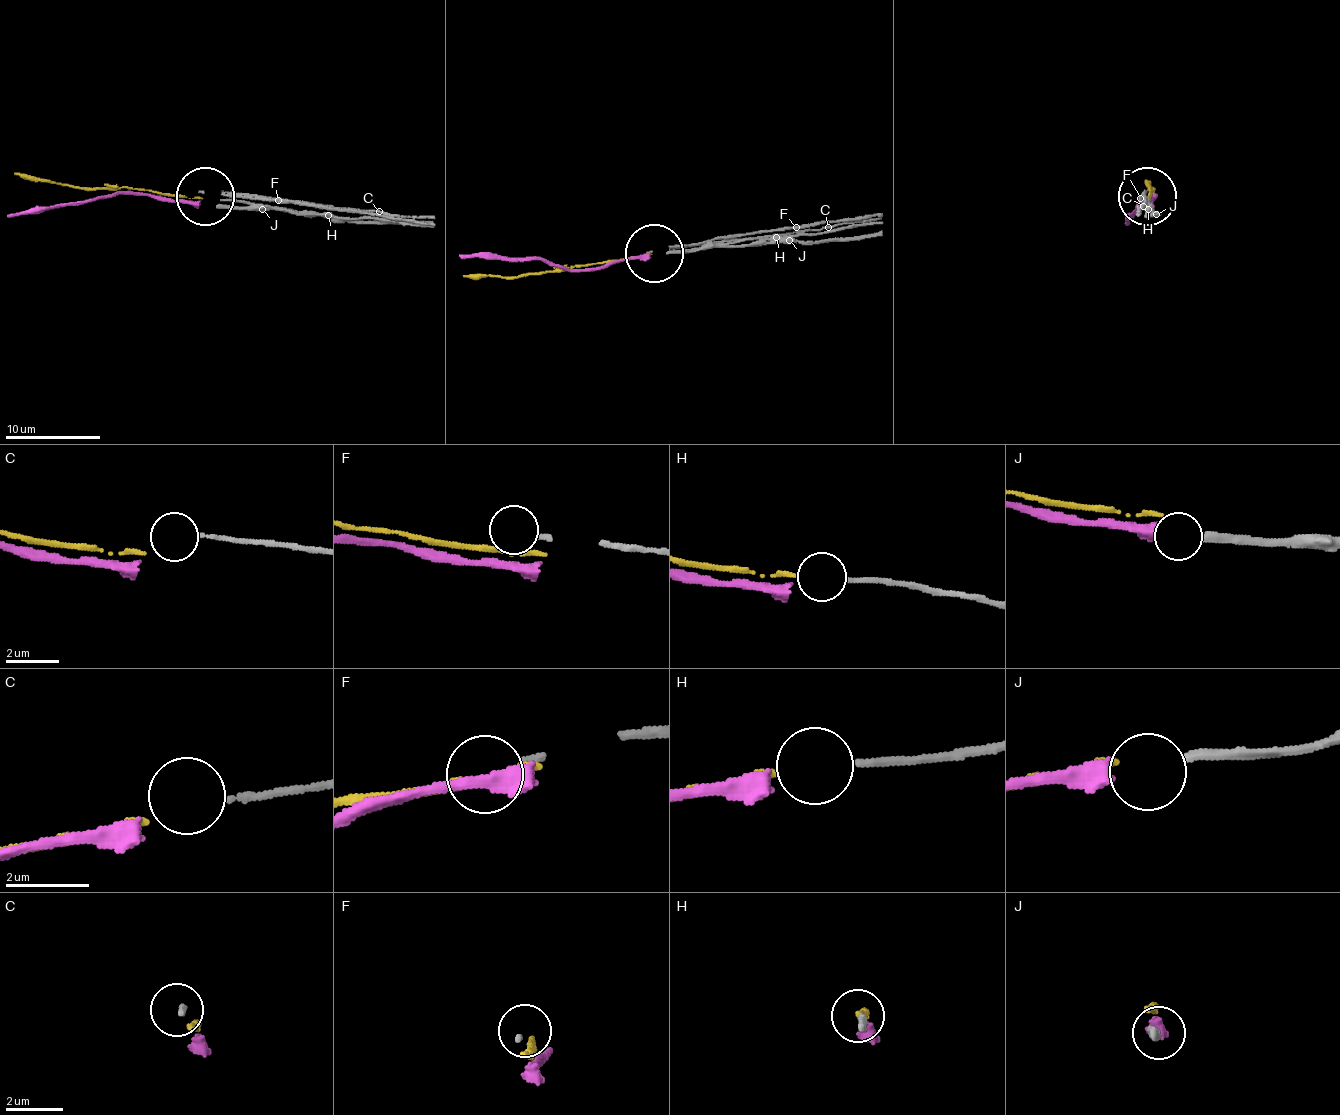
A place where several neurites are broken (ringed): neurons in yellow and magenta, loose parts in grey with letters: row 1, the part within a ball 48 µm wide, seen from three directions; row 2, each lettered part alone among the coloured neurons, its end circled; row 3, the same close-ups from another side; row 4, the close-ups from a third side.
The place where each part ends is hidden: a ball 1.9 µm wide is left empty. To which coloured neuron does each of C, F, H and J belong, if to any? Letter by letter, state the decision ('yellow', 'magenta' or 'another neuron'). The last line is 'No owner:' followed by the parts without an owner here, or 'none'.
C: another neuron
F: another neuron
H: yellow
J: magenta
No owner: C, F

